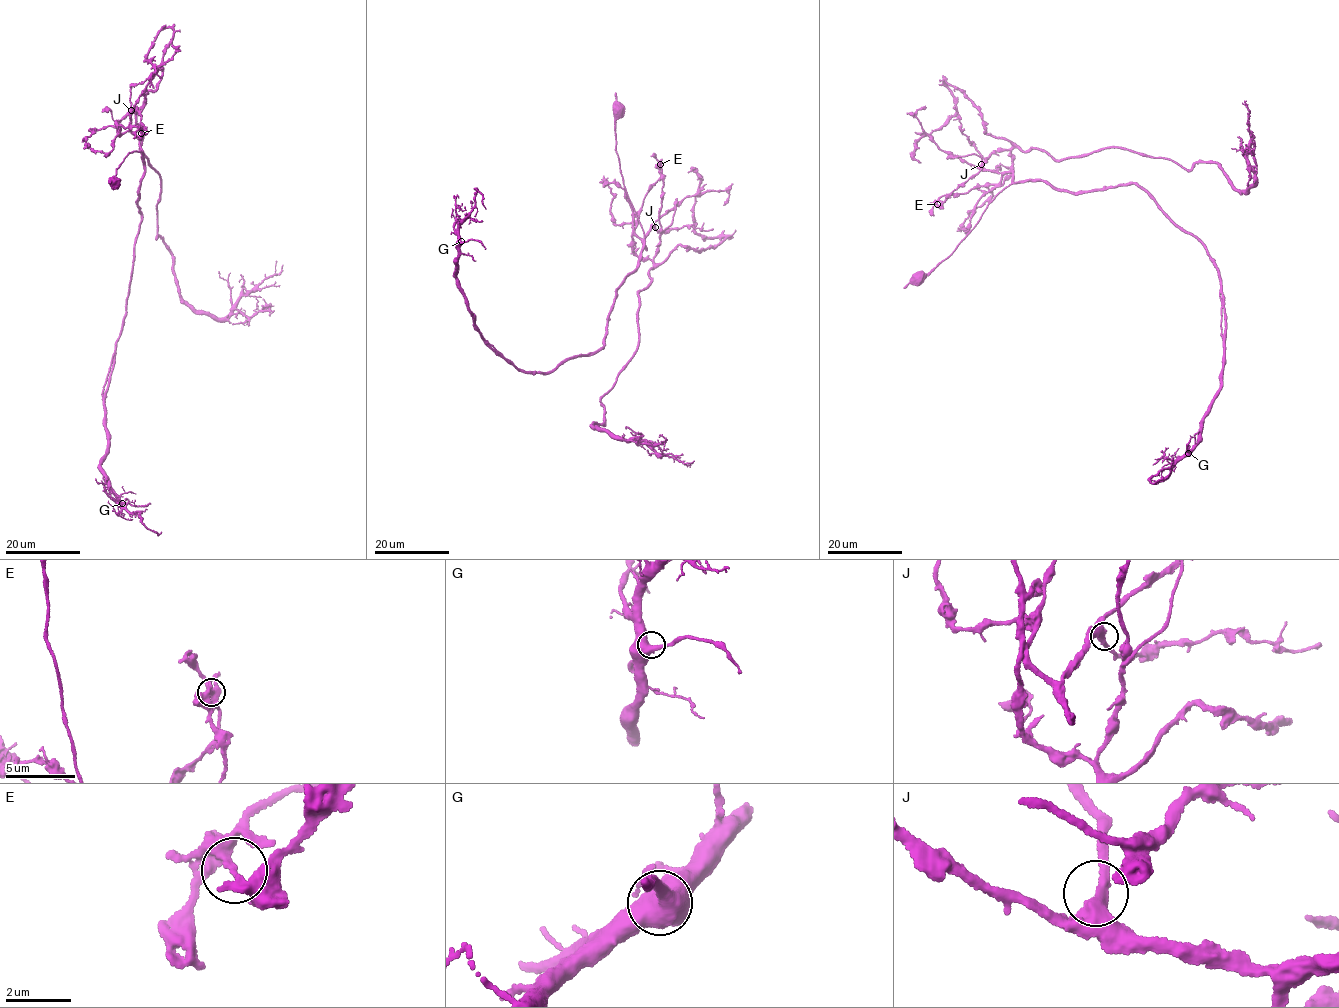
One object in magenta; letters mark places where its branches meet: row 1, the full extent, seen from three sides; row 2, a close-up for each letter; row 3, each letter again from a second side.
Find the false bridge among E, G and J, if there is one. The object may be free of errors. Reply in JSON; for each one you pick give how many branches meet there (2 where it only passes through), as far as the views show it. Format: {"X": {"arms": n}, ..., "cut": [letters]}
{"E": {"arms": 2}, "cut": ["E"]}

